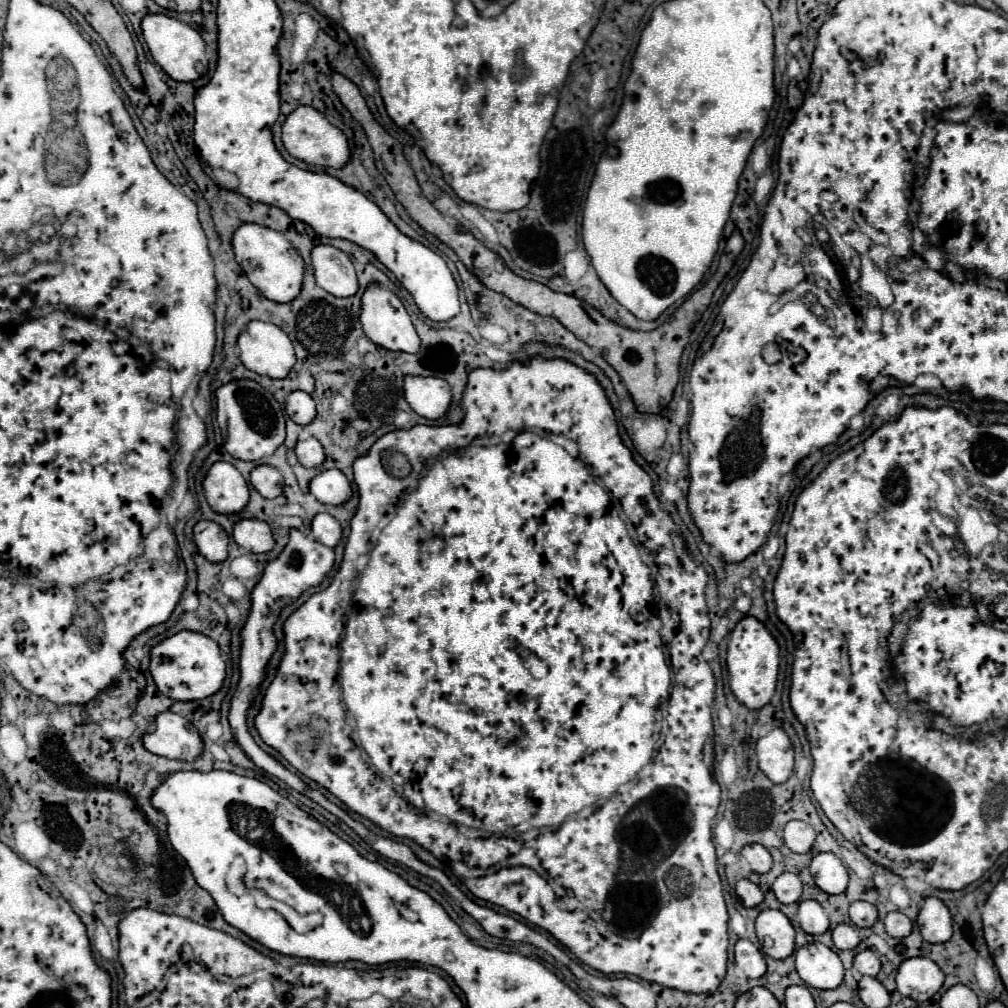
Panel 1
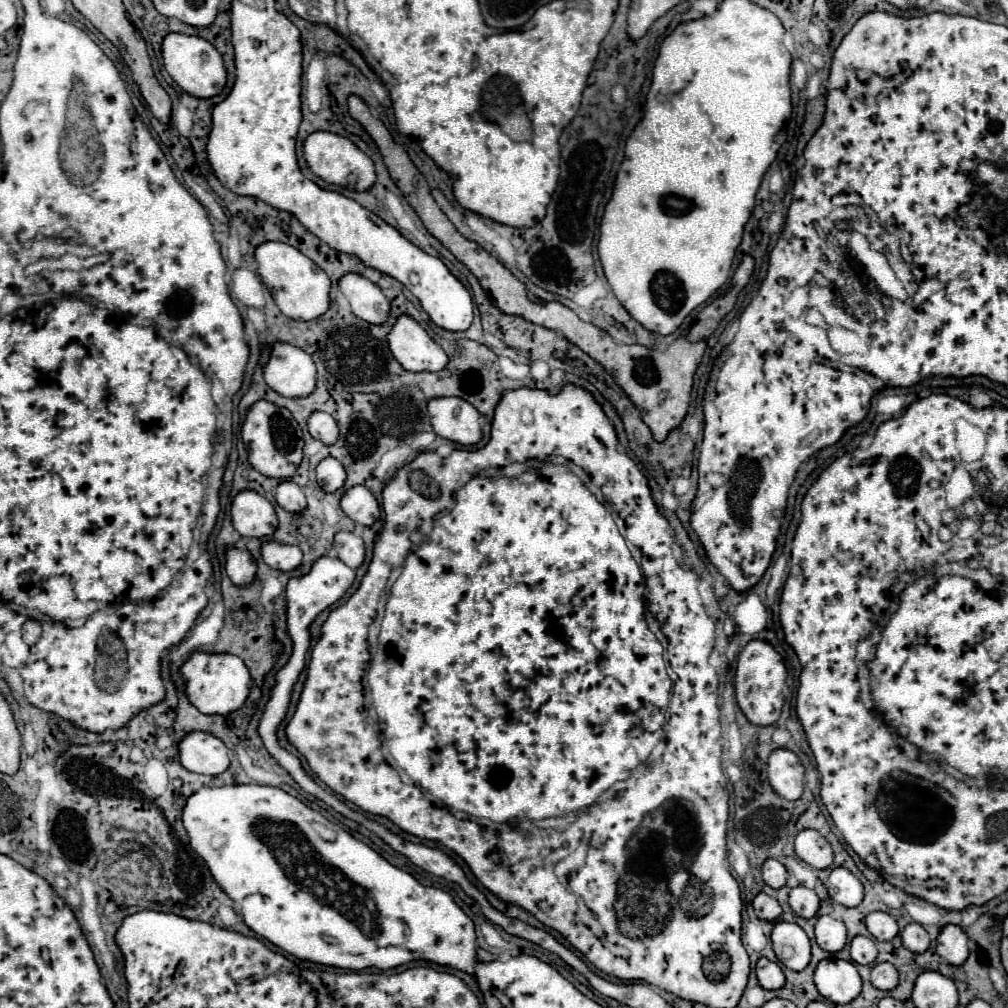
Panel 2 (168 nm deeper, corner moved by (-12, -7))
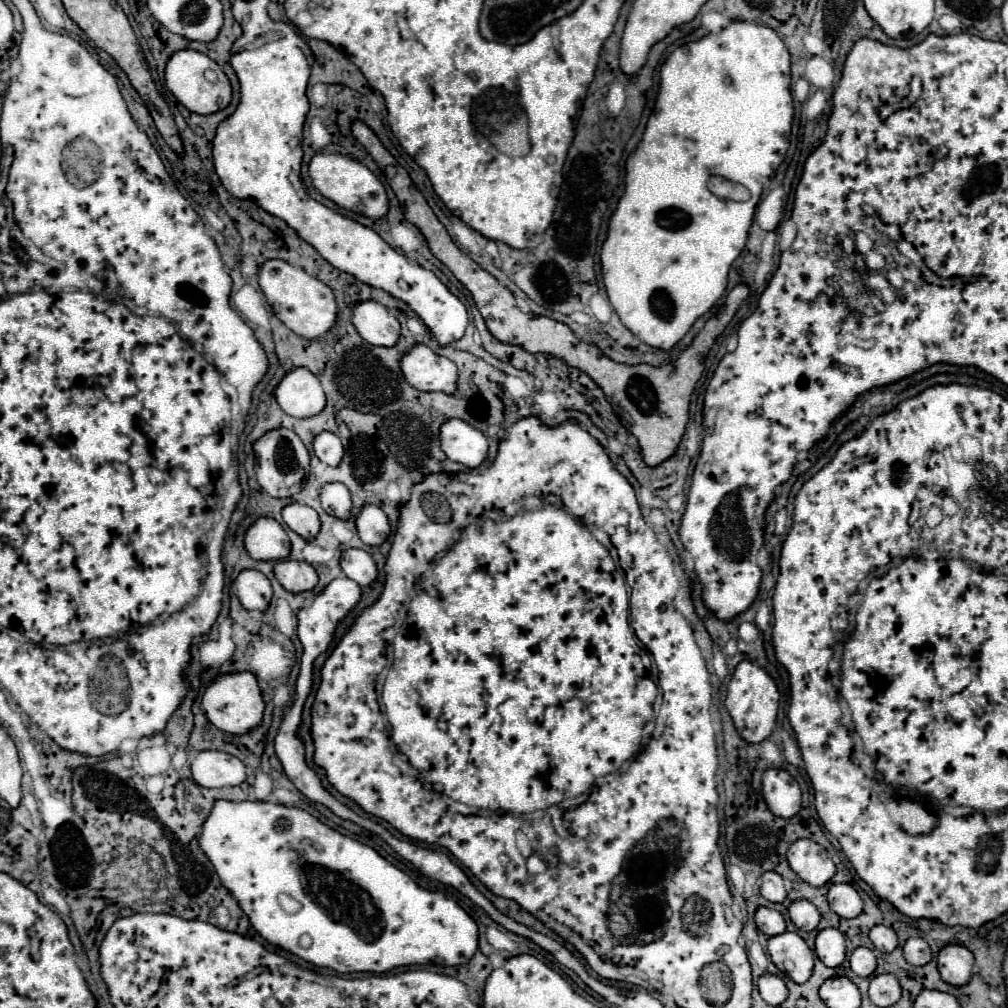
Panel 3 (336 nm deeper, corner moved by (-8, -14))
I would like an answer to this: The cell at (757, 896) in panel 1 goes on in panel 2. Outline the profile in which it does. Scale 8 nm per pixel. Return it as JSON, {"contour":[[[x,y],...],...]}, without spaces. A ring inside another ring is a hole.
{"contour":[[[758,893],[752,901],[752,907],[754,907],[754,913],[766,921],[774,921],[782,915],[782,907],[778,905],[778,901],[766,893]]]}

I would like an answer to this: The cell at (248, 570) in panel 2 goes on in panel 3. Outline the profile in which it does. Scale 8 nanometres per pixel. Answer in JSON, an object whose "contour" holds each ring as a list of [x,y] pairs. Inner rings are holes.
{"contour":[[[244,570],[236,578],[236,596],[246,610],[266,612],[272,600],[270,580],[258,570]]]}

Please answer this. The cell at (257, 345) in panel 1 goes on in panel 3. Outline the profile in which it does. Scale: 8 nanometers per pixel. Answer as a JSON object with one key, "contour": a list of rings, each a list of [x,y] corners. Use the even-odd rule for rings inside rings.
{"contour":[[[296,368],[284,376],[276,388],[276,400],[280,408],[294,418],[312,418],[326,406],[322,384],[306,368]]]}

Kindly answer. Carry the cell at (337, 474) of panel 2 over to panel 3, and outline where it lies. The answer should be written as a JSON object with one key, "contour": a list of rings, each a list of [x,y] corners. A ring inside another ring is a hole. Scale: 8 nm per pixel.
{"contour":[[[326,484],[320,492],[320,502],[322,502],[322,508],[330,516],[336,516],[342,520],[346,520],[350,516],[352,498],[344,484]]]}

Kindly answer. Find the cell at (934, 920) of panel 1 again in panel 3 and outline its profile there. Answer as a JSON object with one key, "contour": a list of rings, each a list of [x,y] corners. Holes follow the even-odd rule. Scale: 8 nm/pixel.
{"contour":[[[950,944],[944,946],[938,954],[938,970],[946,984],[964,986],[972,978],[974,968],[974,954],[966,946]]]}

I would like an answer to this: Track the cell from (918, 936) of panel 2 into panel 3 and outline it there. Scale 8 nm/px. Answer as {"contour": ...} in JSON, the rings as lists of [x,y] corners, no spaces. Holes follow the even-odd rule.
{"contour":[[[908,938],[904,944],[904,958],[914,966],[924,966],[932,960],[932,952],[924,938]]]}

